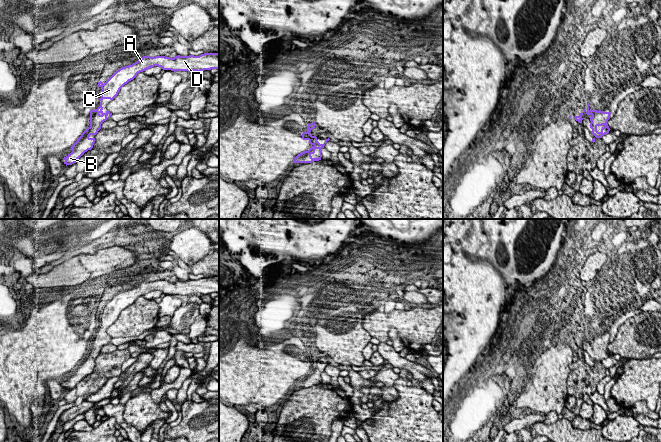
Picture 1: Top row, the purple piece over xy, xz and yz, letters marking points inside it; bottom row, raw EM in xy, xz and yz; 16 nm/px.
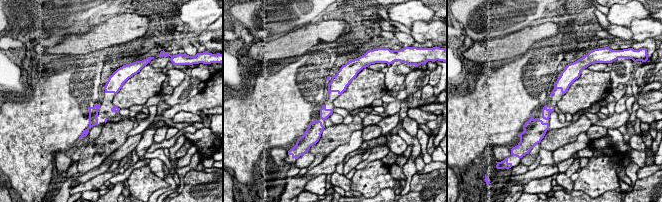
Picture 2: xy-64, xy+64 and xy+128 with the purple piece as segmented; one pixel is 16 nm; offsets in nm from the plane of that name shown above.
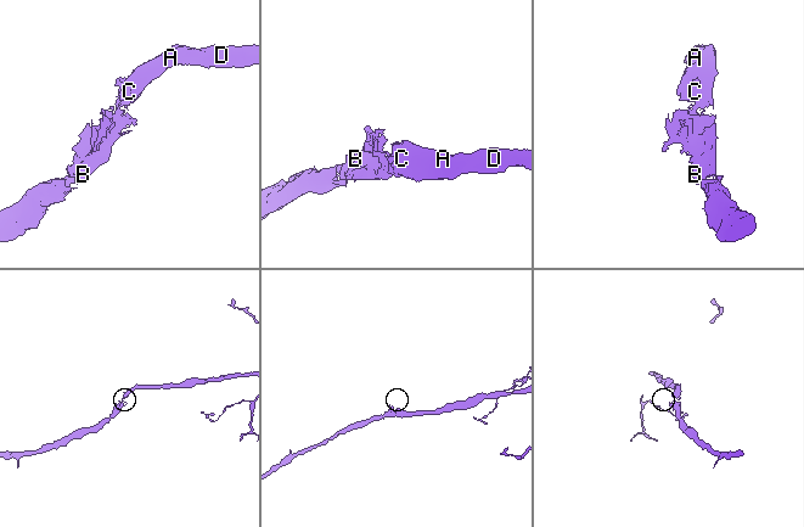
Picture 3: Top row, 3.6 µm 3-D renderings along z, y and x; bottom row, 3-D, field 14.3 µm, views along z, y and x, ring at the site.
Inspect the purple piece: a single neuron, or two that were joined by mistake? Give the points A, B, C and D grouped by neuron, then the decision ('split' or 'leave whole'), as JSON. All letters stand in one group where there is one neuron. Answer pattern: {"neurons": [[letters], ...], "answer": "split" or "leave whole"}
{"neurons": [["A", "B", "C", "D"]], "answer": "leave whole"}

